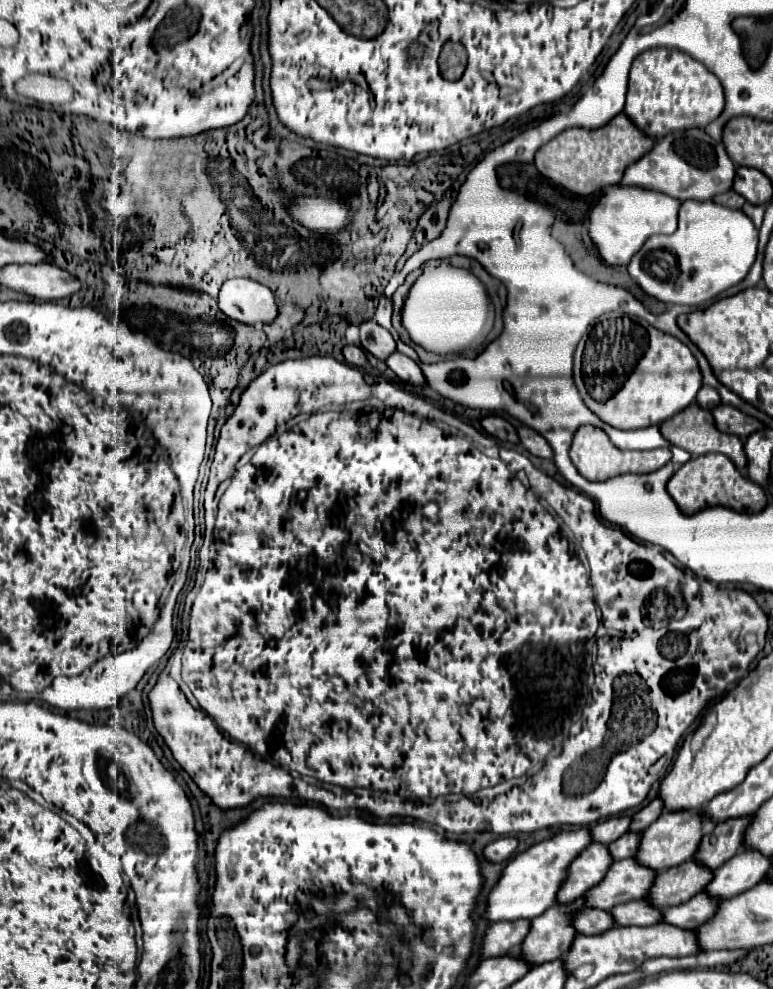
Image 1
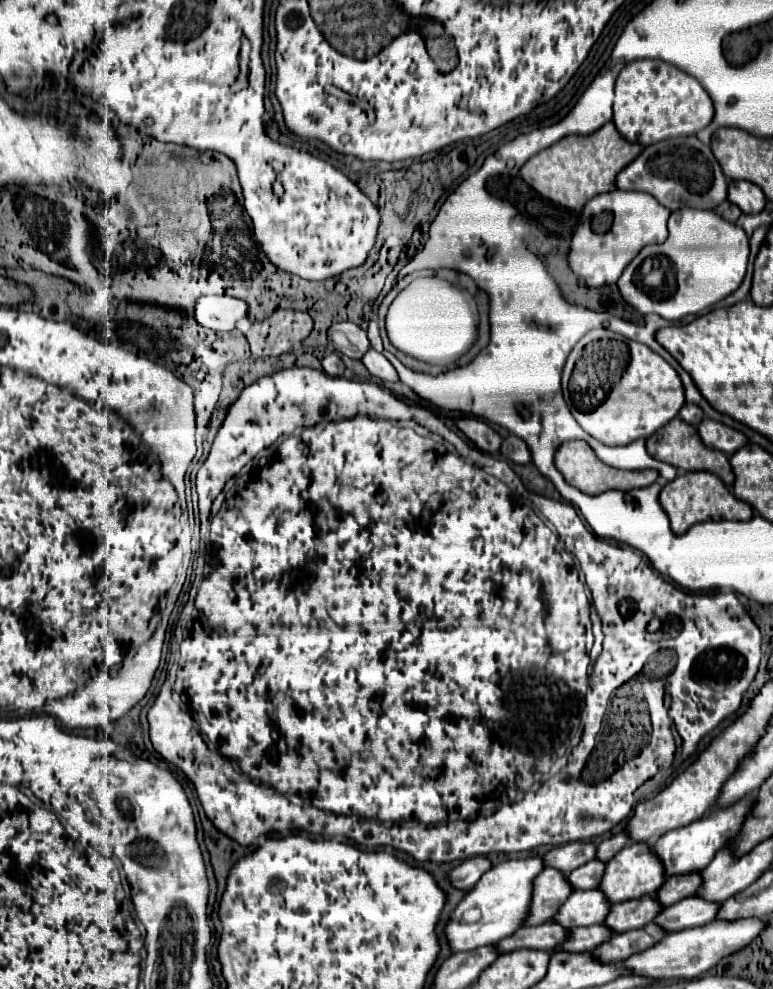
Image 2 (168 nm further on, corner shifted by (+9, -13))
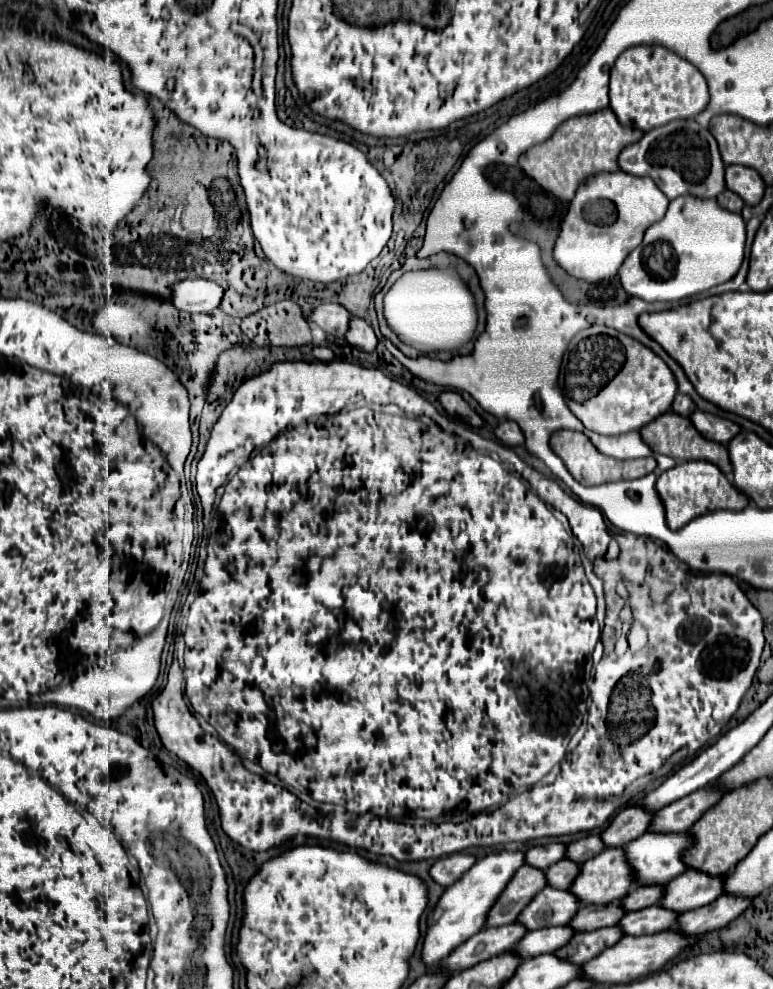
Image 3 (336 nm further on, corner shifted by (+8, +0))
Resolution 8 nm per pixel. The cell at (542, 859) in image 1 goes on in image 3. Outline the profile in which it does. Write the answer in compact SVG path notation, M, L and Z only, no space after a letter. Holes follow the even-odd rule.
M498 852L488 854L486 858L478 860L470 870L466 870L452 886L444 890L444 894L438 900L438 908L442 908L442 916L428 924L424 944L422 944L422 962L426 966L434 966L442 958L446 958L452 948L466 942L472 934L478 934L484 928L484 914L488 914L488 906L496 902L500 896L500 890L504 890L508 878L524 864L522 852Z

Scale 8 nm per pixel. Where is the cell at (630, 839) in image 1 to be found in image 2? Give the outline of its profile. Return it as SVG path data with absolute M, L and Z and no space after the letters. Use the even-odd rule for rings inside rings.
M593 859L591 863L585 863L583 867L567 873L567 879L573 885L573 889L589 889L589 887L599 887L603 873L605 873L605 863Z

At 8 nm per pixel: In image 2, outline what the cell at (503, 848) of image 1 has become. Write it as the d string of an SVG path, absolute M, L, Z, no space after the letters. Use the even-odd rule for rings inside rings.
M471 857L453 869L449 873L449 879L457 889L469 891L475 887L475 883L481 879L481 875L487 873L489 869L491 869L491 861L487 857Z

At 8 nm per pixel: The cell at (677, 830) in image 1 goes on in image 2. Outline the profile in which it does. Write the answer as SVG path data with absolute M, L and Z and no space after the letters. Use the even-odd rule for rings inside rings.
M633 841L627 847L623 847L623 851L619 851L611 861L607 861L607 869L599 889L605 891L605 895L611 897L613 903L621 903L627 899L637 899L641 895L653 895L655 891L659 891L663 883L665 883L663 861L657 857L657 853L651 849L649 843Z

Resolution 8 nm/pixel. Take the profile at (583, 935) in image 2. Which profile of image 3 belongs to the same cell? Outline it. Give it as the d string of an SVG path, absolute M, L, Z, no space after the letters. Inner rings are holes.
M568 926L526 932L524 938L520 938L520 942L516 944L514 952L520 954L520 958L524 958L524 960L536 958L540 954L552 954L560 946L564 946L572 936L574 936L574 932Z

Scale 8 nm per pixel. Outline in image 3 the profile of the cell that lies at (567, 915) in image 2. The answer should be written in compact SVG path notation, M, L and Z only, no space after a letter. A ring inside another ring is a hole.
M546 886L520 912L516 922L530 932L550 926L566 926L578 908L580 902L574 894L570 894L568 890L552 890L550 886Z

